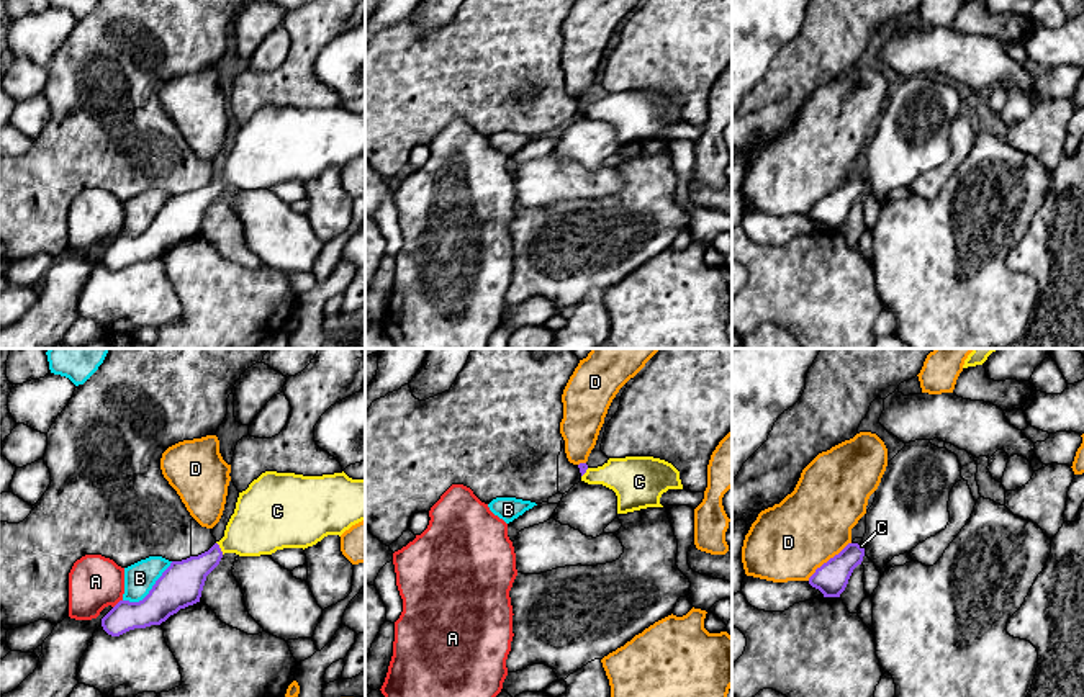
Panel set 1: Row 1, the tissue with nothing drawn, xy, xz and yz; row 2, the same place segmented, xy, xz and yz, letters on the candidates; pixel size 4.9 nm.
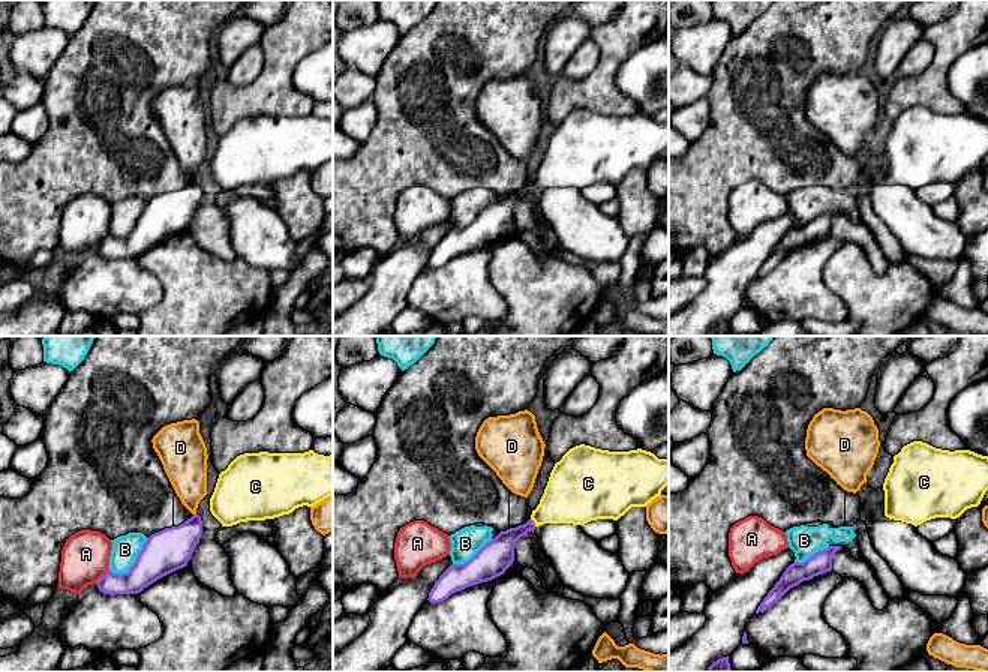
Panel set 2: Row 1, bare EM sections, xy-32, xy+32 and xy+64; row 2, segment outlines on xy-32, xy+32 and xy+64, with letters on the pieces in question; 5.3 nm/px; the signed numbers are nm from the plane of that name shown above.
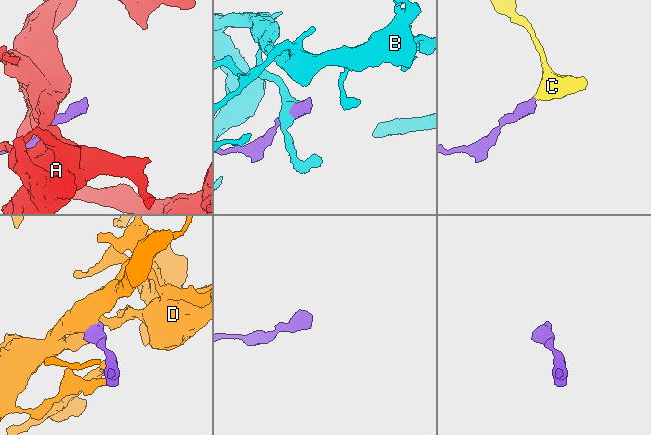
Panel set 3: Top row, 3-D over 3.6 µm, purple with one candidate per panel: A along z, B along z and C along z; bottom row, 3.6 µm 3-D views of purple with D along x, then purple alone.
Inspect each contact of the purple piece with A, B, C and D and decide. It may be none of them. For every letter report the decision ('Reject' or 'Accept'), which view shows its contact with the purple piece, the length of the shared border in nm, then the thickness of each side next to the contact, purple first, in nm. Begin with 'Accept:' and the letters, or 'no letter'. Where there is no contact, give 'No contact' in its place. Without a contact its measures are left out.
Accept: C
A: Reject. Touches purple in xy. Shared border 60 nm. Thickness 170 nm (purple) against 260 nm
B: Reject. Touches purple in xy. Shared border 320 nm. Thickness 220 nm (purple) against 150 nm
C: Accept. Touches purple in xy. Shared border 70 nm. Thickness 200 nm (purple) against 300 nm
D: Reject. Touches purple in yz. Shared border 280 nm. Thickness 160 nm (purple) against 380 nm

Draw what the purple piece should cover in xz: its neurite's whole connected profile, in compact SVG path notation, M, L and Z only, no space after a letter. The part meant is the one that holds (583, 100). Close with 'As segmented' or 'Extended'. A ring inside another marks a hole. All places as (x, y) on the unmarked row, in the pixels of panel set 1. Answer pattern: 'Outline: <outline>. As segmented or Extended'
Outline: M653 90L609 92L603 100L578 98L581 115L603 118L617 129L617 147L647 141L663 141L660 131L668 123L683 123L680 105Z. Extended

